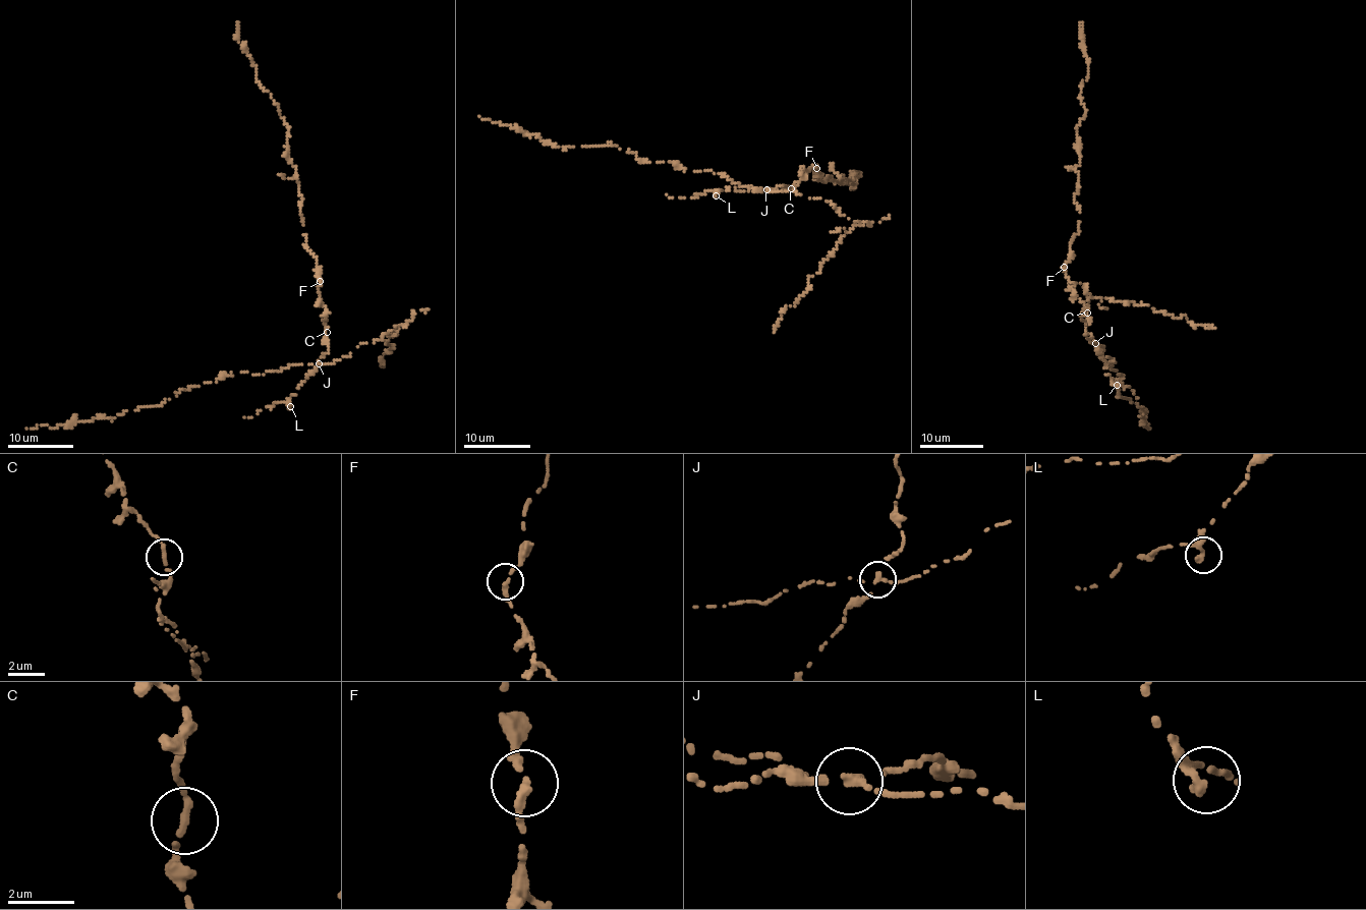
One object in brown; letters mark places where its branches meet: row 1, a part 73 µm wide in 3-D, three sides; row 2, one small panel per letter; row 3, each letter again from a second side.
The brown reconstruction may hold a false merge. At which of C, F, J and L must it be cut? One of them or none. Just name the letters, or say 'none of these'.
J

